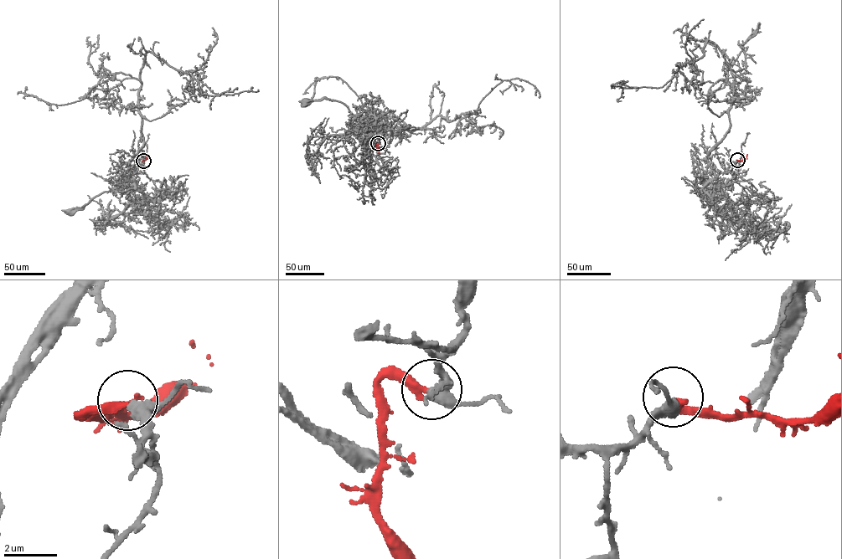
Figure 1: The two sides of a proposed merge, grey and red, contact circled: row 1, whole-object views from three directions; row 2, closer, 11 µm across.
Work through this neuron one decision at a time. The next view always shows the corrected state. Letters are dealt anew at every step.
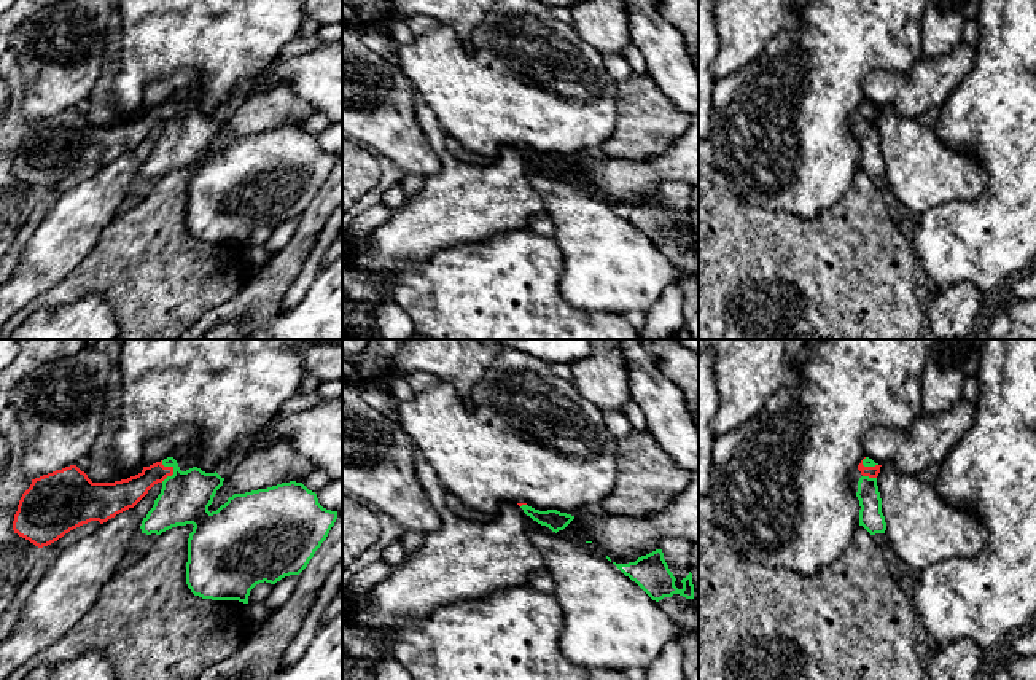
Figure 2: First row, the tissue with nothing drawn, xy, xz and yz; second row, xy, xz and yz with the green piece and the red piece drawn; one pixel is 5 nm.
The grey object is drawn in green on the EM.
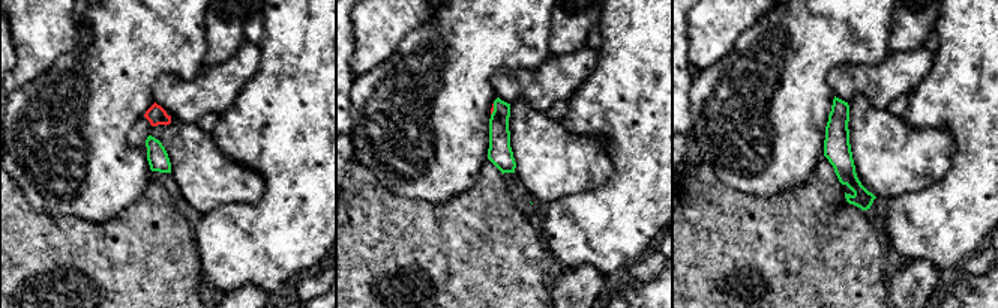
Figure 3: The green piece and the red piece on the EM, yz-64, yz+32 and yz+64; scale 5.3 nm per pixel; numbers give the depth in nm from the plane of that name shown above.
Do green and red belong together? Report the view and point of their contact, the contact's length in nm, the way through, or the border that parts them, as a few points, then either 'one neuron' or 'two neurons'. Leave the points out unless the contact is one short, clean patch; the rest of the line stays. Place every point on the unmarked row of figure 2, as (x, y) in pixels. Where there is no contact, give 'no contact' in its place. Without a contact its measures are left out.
contact xy (174, 113); length 110 nm; way xy (185, 140), (174, 125), (174, 113), (153, 117), (131, 134); one neuron

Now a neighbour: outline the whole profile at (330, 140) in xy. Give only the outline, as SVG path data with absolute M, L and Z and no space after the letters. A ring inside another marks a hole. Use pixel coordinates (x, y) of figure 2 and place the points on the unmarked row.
M331 123L320 135L317 135L318 147L331 154L342 153L342 123Z

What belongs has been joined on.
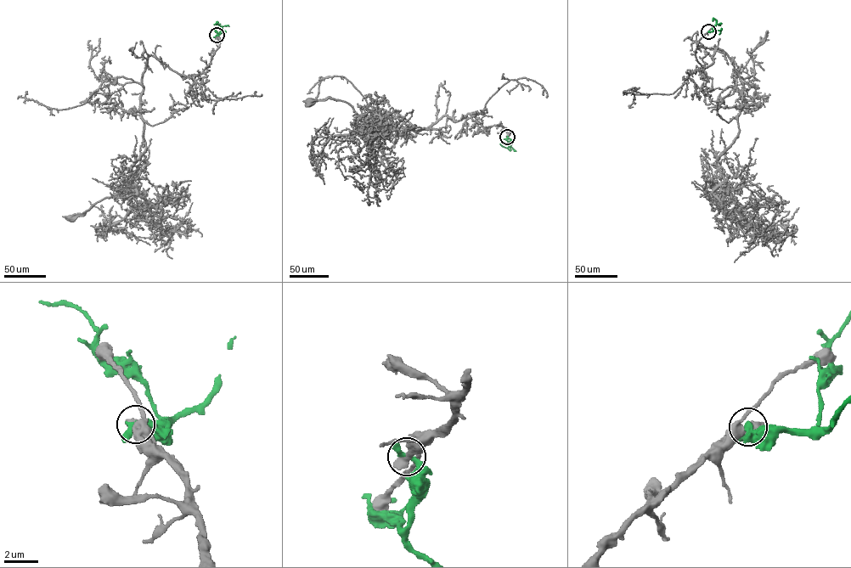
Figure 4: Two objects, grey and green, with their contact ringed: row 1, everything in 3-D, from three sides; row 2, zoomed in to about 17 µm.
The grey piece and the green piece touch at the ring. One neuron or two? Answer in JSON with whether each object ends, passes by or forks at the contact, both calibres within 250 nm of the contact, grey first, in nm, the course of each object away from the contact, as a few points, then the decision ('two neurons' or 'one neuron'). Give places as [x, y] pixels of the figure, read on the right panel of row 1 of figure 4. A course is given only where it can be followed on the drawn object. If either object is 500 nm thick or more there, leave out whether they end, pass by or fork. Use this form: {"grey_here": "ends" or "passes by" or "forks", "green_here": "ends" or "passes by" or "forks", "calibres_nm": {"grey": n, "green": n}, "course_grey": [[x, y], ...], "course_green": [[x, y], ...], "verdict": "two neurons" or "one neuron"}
{"grey_here": "passes by", "green_here": "passes by", "calibres_nm": {"grey": 480, "green": 320}, "course_grey": [[709, 31], [694, 71], [719, 48], [743, 86], [738, 136], [718, 160], [726, 186], [718, 206], [729, 212]], "course_green": [[708, 31], [721, 28], [718, 34]], "verdict": "two neurons"}

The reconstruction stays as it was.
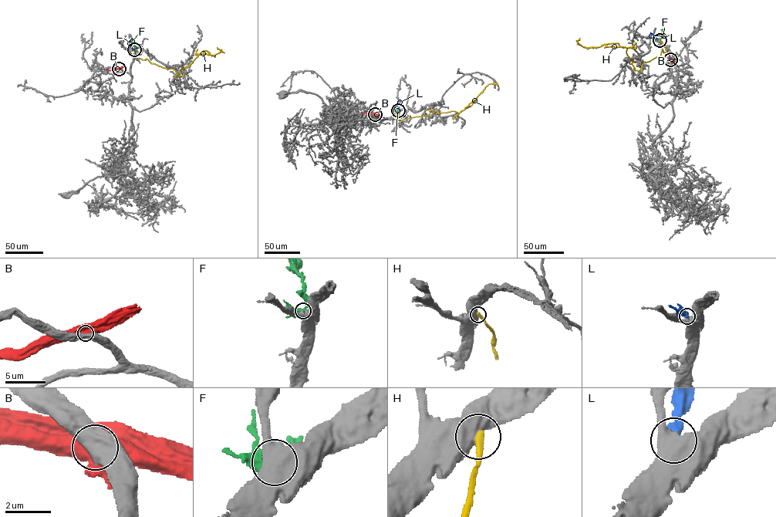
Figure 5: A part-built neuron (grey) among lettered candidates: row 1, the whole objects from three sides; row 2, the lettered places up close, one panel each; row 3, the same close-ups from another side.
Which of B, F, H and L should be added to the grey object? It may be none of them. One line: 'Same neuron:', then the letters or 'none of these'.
Same neuron: F

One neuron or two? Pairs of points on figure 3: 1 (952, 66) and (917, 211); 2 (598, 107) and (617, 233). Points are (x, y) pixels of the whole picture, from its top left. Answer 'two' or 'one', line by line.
1: one
2: one

